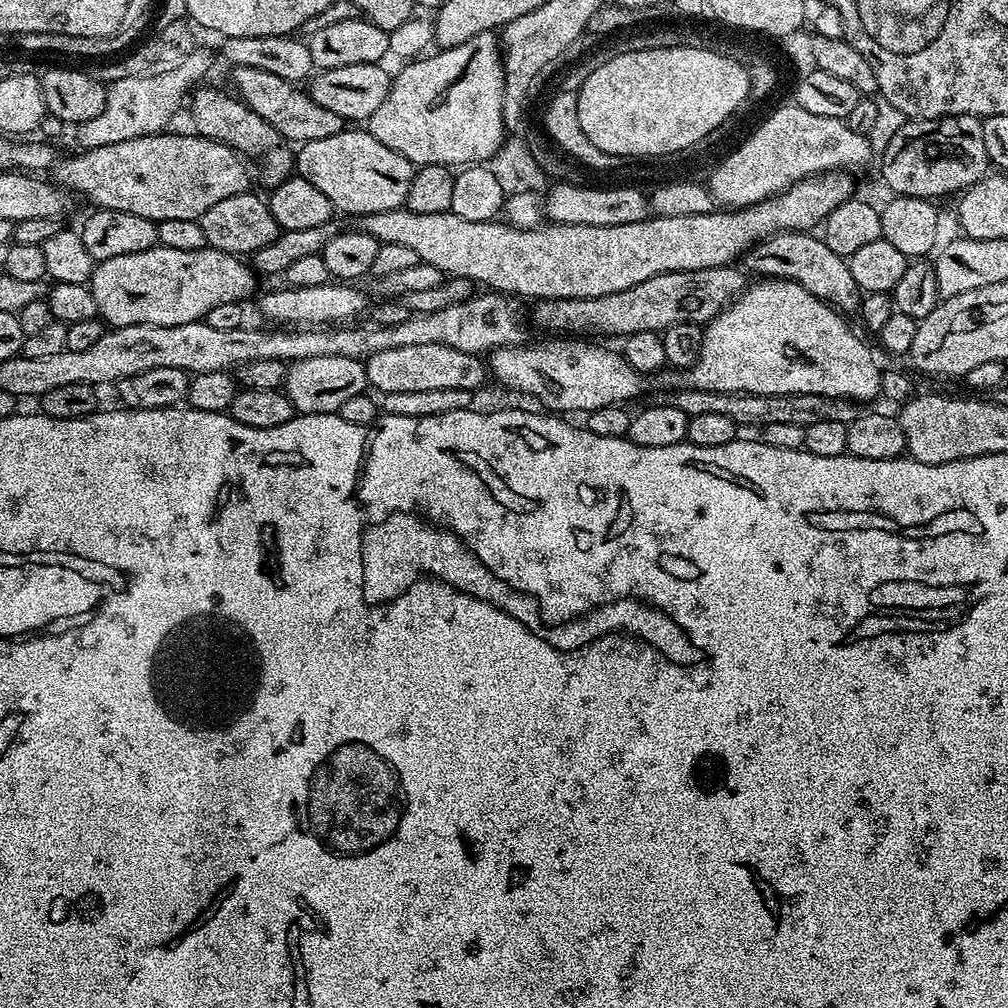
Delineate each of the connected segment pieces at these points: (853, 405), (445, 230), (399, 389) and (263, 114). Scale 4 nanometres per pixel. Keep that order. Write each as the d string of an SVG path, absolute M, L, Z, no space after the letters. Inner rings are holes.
M684 386L681 392L670 396L670 402L678 410L685 412L689 418L698 414L726 414L737 426L744 424L753 430L765 428L774 422L793 424L808 428L814 422L842 422L848 424L858 418L862 408L857 401L845 400L842 396L823 396L822 394L750 394L749 392L711 392Z
M847 171L826 172L819 176L807 176L791 184L783 192L767 196L762 202L748 208L714 210L710 214L689 216L653 215L642 222L630 222L626 226L582 226L581 224L541 223L534 228L516 228L507 222L469 222L458 214L414 214L407 206L394 210L382 210L378 214L362 214L351 217L350 228L354 232L370 234L381 244L399 242L417 252L421 262L438 266L449 277L461 276L485 289L515 294L517 297L532 296L533 301L557 300L558 298L582 298L601 296L638 286L646 278L663 272L682 274L686 270L706 270L732 266L756 244L779 232L802 232L815 229L842 202L853 199L852 180Z
M427 344L426 346L393 346L390 350L378 350L378 354L370 354L364 361L366 378L369 385L377 393L402 394L405 390L468 390L475 393L484 384L484 364L479 355L462 350L454 350L454 346Z
M236 66L231 69L232 84L235 95L244 101L244 104L258 118L266 118L274 130L284 137L285 141L299 146L305 140L326 138L330 134L341 131L342 121L334 110L326 110L314 102L307 91L299 83L292 83L286 78L280 78L267 70L258 70L249 66ZM293 140L293 141L292 141Z

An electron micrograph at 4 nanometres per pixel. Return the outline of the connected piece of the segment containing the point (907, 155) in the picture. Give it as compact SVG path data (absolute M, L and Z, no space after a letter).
M943 116L937 120L909 119L893 134L880 156L880 176L889 188L889 193L898 196L920 196L932 200L936 196L959 194L989 175L990 165L986 146L982 142L981 117L978 116Z

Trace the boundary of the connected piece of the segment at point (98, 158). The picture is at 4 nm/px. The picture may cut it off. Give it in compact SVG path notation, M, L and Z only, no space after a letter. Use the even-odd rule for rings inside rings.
M168 135L130 138L129 141L114 142L113 145L76 150L73 156L55 161L50 172L51 179L77 197L85 196L96 208L122 210L126 214L138 214L138 218L150 218L157 222L170 218L199 220L206 210L210 210L210 206L222 202L222 198L249 191L248 168L244 165L247 163L239 152L216 140L207 140L205 136Z

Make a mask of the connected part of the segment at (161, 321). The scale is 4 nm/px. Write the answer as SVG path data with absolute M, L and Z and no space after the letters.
M157 246L142 250L138 254L122 254L118 258L106 258L92 269L90 287L99 319L112 328L125 328L139 324L154 326L182 326L203 321L207 312L212 312L220 303L236 304L244 300L252 291L255 293L257 273L251 263L244 264L239 255L223 252L217 248L198 250L174 250Z

